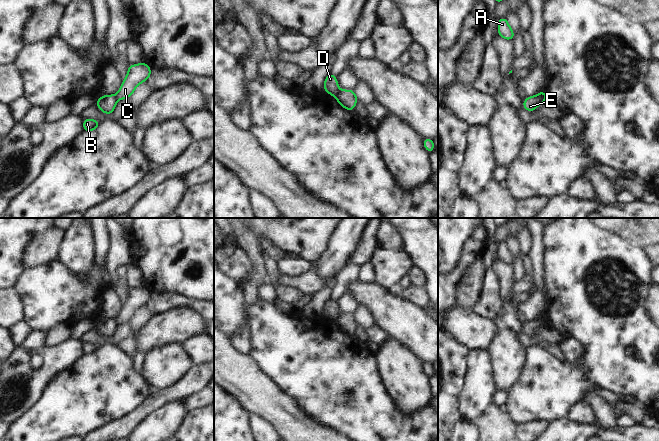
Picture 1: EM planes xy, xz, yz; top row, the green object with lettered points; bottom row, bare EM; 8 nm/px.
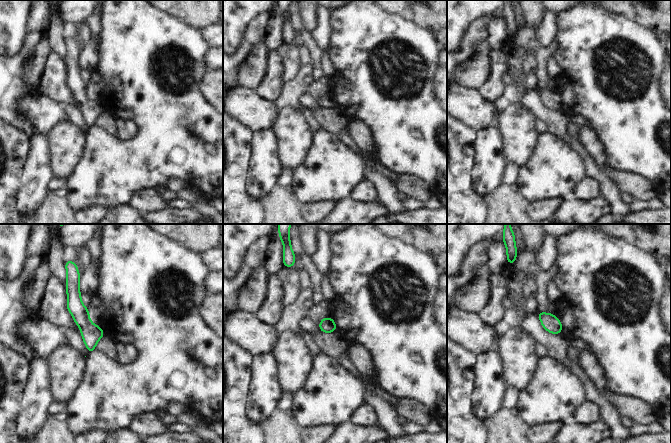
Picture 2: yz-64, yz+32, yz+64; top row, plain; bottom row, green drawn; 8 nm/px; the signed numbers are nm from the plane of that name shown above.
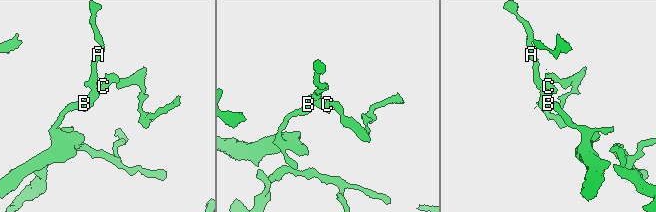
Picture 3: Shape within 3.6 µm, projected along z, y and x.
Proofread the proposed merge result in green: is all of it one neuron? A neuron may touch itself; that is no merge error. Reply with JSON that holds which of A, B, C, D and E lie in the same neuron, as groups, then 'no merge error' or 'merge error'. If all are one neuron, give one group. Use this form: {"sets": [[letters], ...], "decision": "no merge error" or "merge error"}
{"sets": [["A", "B", "D", "E"], ["C"]], "decision": "merge error"}

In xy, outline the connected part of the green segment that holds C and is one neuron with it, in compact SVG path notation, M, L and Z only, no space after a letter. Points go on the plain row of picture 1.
M145 286L137 289L128 289L128 298L115 319L116 324L130 322L136 311L148 304L150 298L151 292Z

